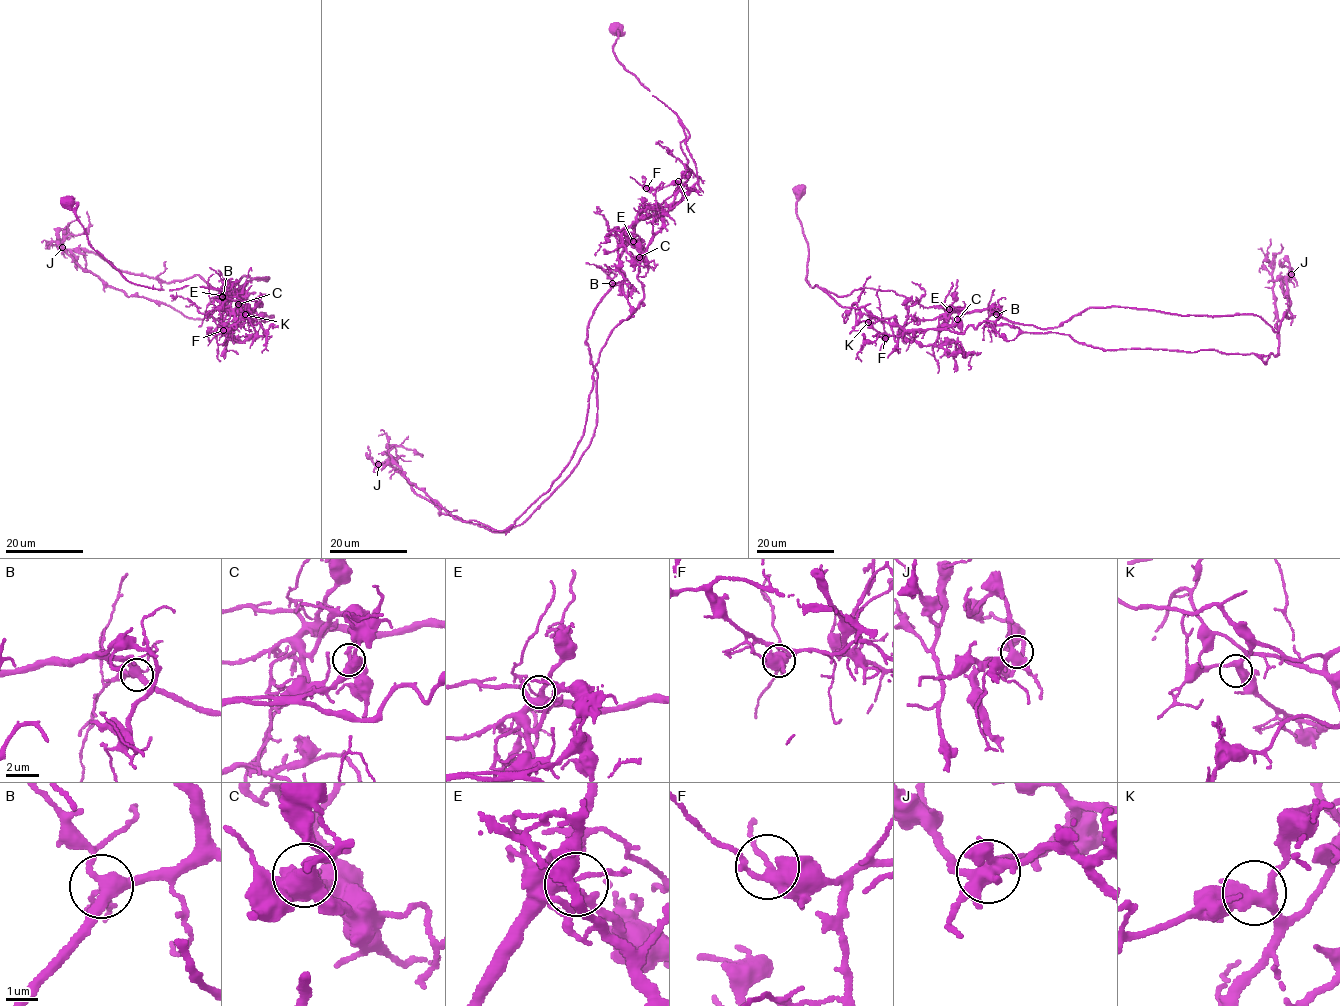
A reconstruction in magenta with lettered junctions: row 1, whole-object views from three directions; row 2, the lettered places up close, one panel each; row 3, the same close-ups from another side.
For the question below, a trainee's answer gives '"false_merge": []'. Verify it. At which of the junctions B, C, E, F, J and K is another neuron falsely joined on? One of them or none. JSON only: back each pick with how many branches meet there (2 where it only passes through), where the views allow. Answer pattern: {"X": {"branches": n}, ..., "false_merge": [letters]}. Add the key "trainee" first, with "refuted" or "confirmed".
{"trainee": "refuted", "C": {"branches": 4}, "false_merge": ["C"]}

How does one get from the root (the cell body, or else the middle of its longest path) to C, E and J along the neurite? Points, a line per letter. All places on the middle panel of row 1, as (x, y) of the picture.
C: (621, 289), (624, 295), (631, 294), (631, 284), (619, 266), (620, 255), (629, 244), (639, 250), (639, 257)
E: (621, 289), (624, 295), (631, 294), (631, 284), (619, 266), (619, 257), (633, 241)
J: (621, 289), (588, 324), (594, 436), (520, 524), (442, 514), (378, 464)

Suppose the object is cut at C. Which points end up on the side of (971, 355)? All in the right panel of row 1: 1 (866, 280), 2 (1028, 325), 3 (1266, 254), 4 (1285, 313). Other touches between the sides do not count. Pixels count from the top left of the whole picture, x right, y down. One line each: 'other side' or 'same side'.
1: same side
2: other side
3: same side
4: other side

